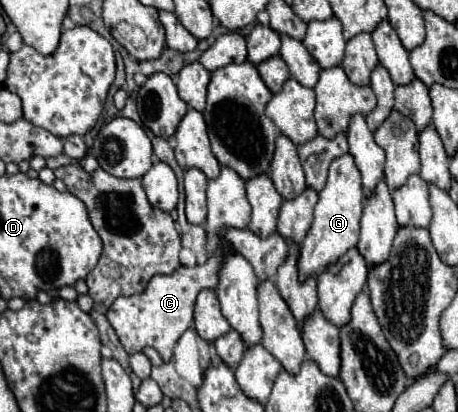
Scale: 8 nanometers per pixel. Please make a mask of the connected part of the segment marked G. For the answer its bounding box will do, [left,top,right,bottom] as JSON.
[297,154,365,282]

